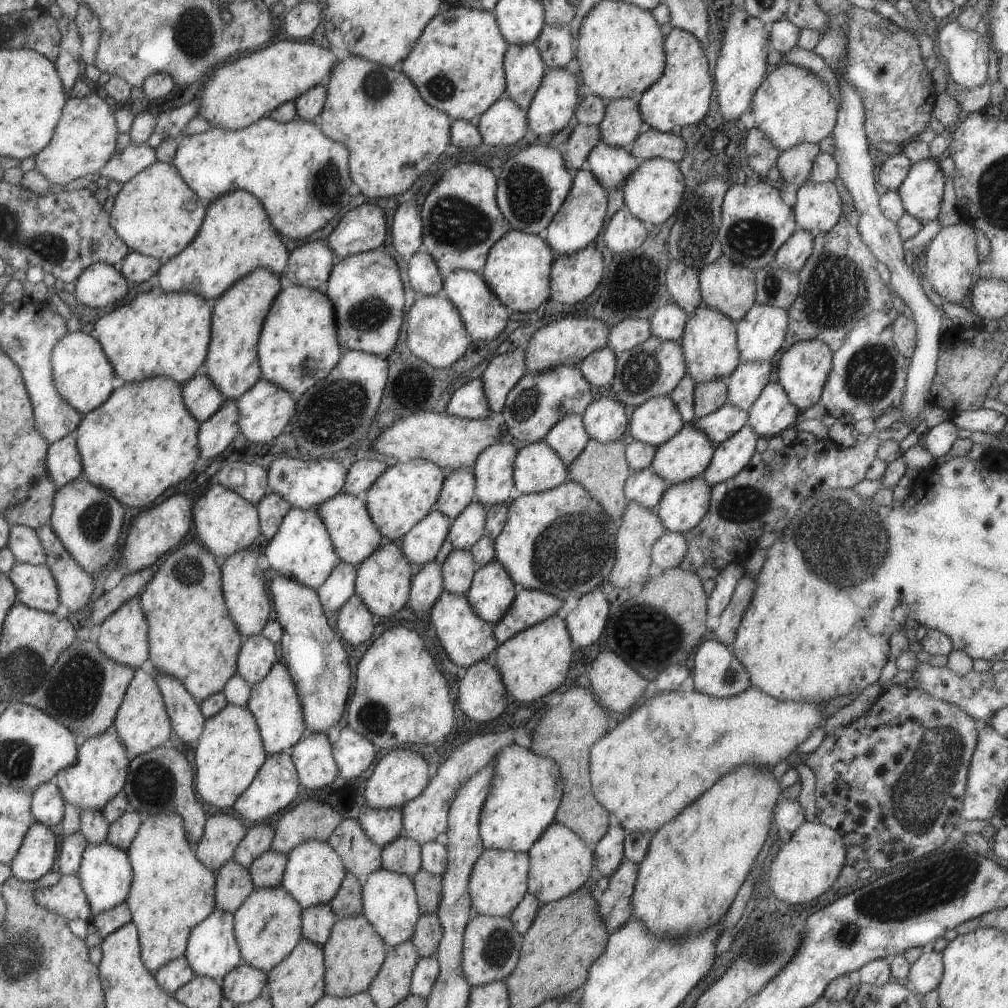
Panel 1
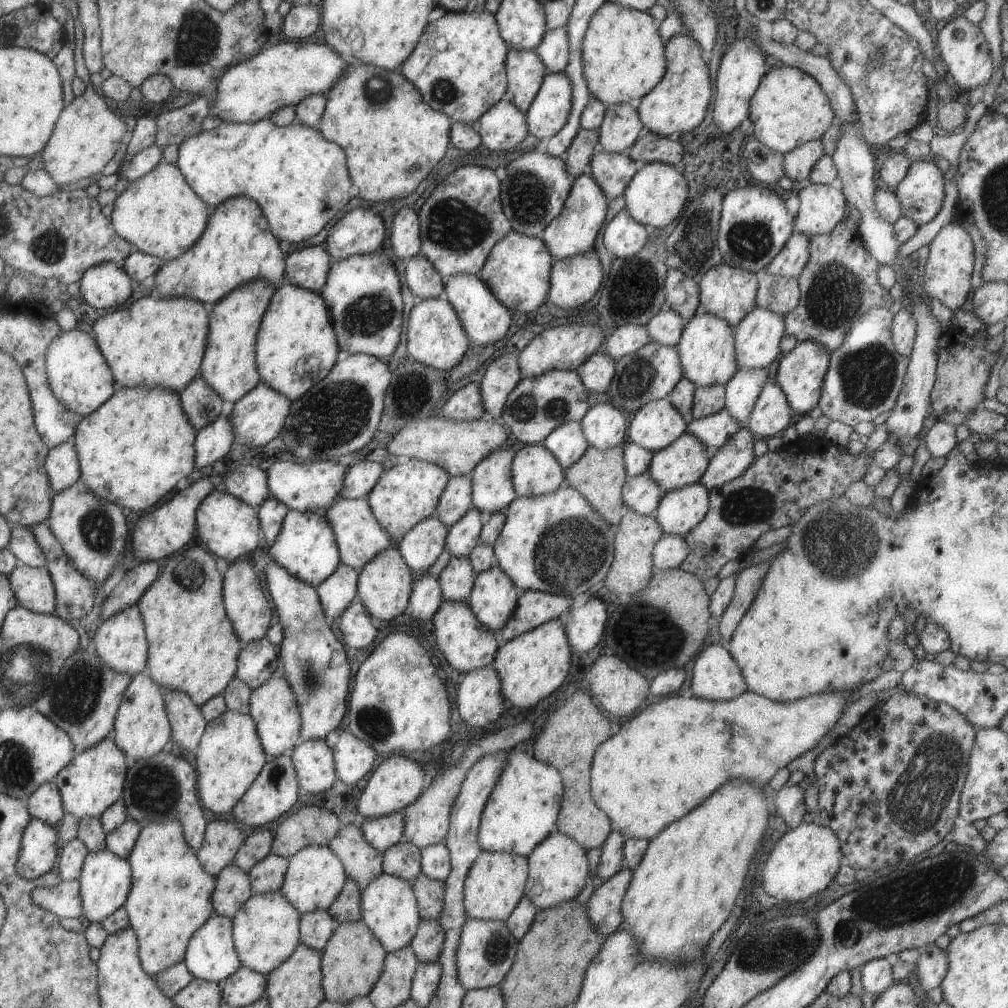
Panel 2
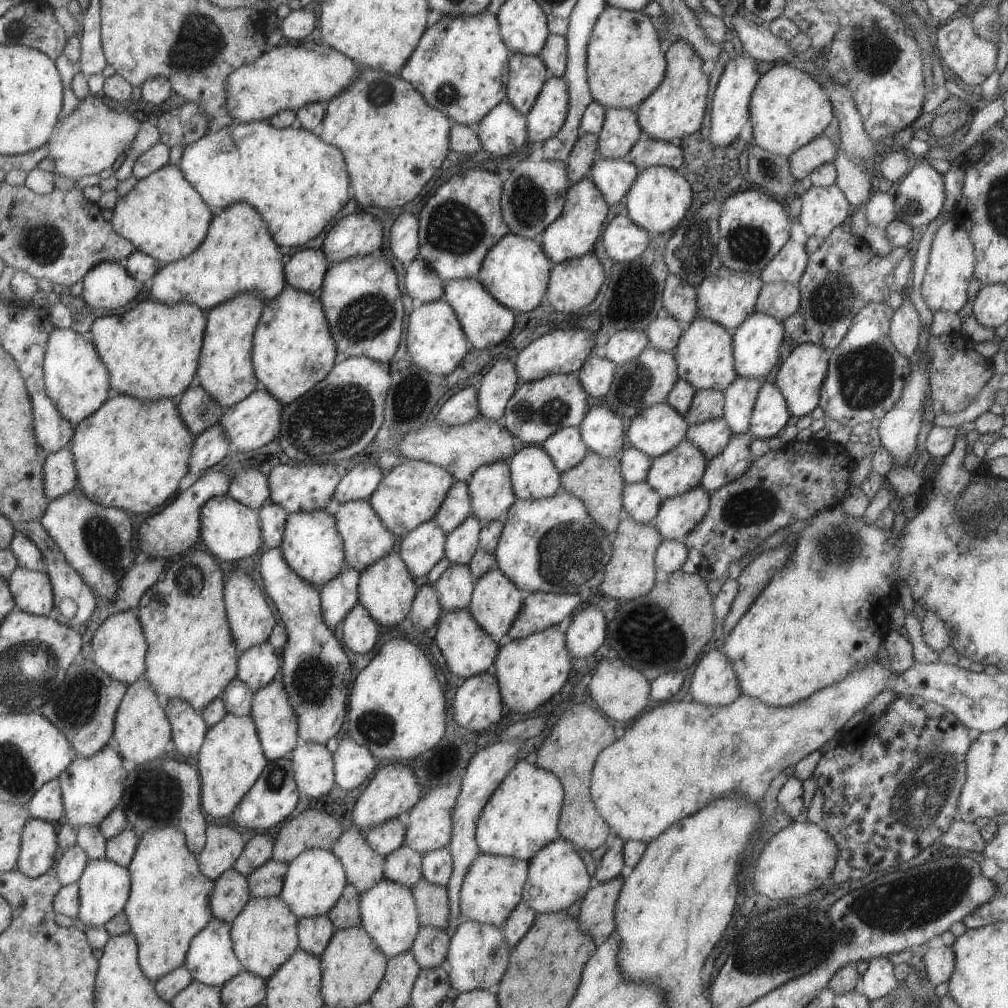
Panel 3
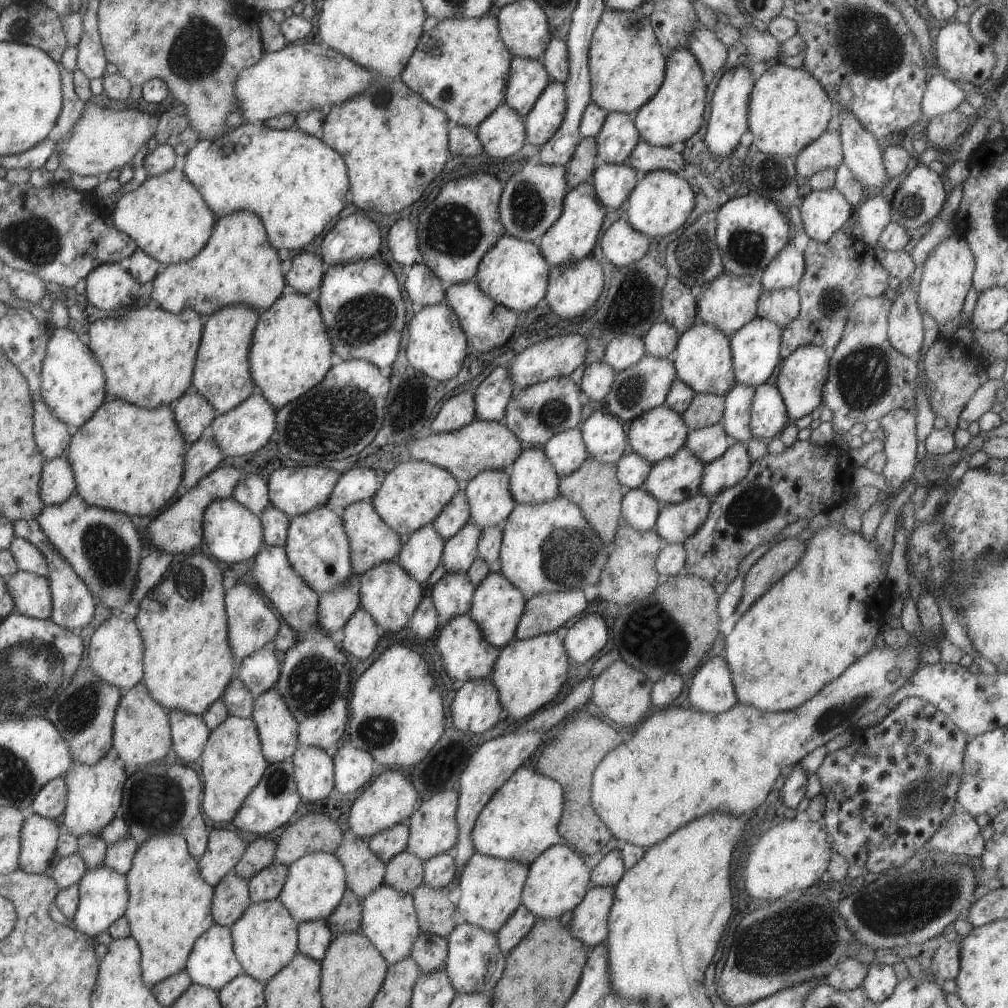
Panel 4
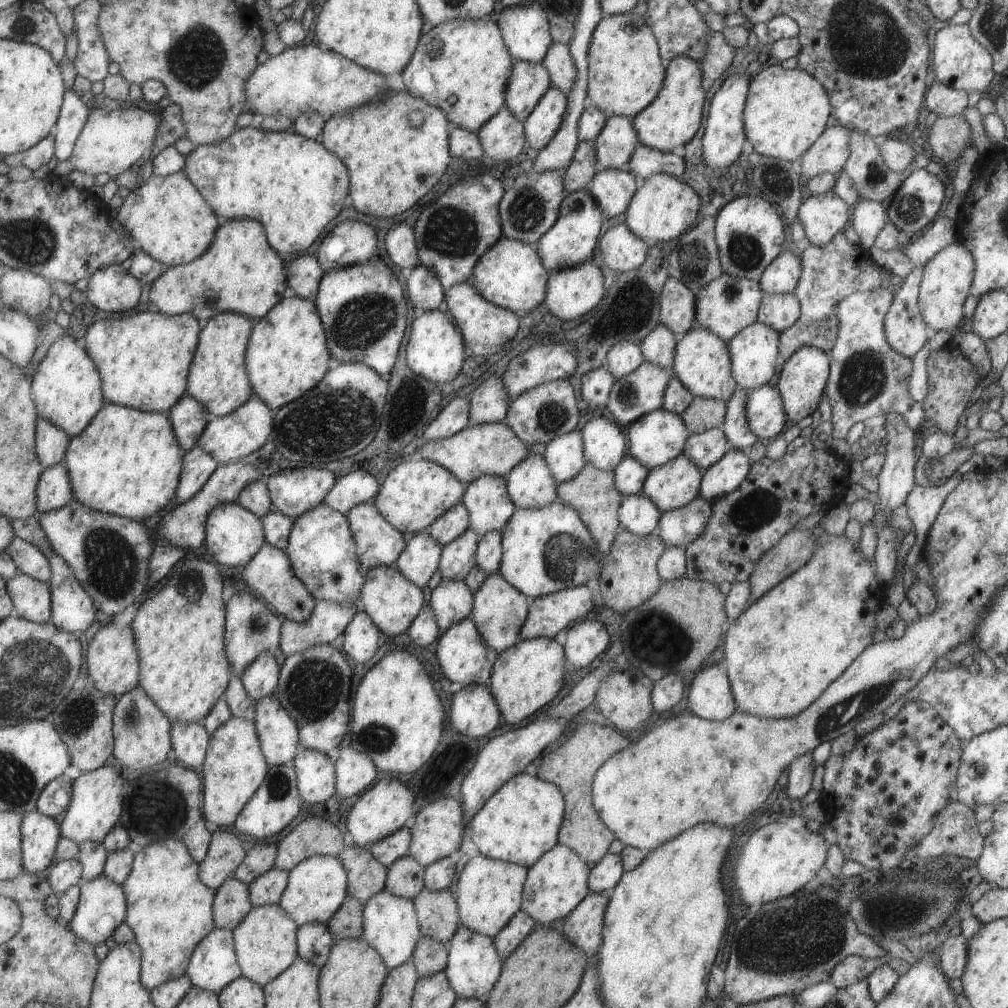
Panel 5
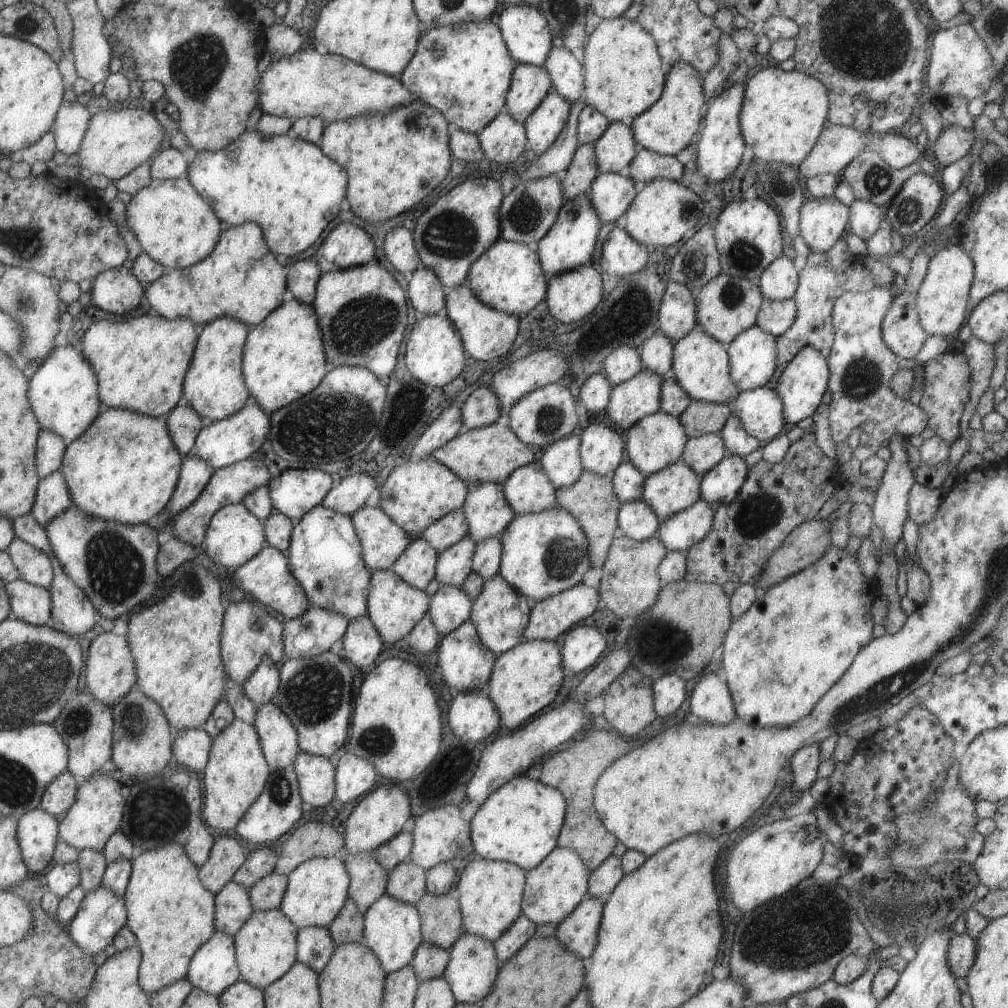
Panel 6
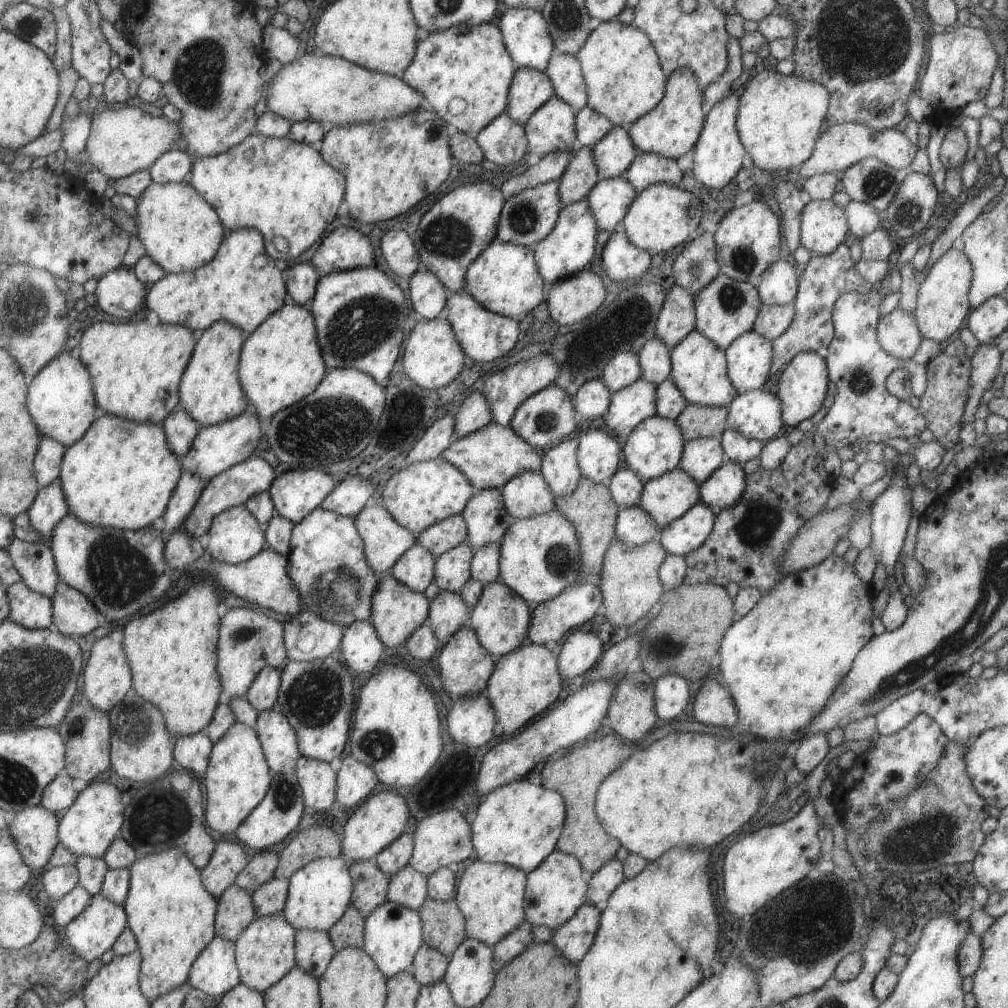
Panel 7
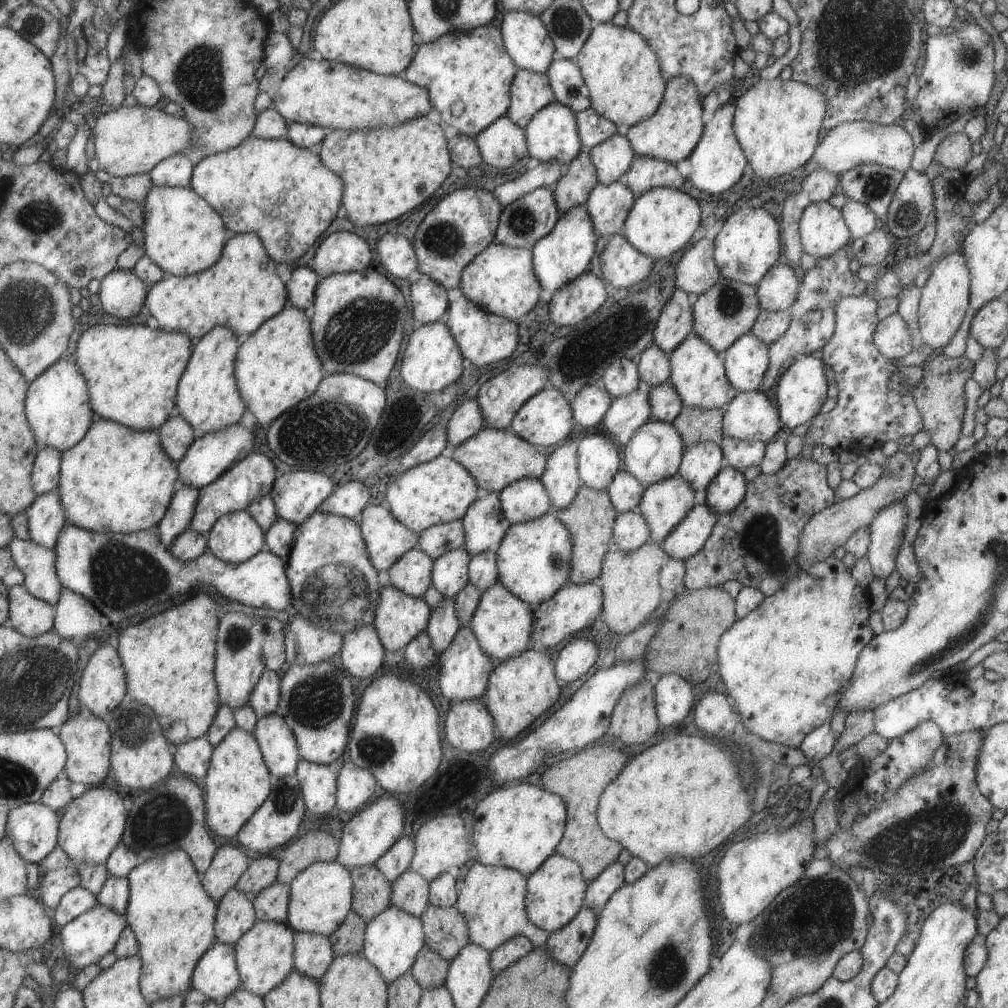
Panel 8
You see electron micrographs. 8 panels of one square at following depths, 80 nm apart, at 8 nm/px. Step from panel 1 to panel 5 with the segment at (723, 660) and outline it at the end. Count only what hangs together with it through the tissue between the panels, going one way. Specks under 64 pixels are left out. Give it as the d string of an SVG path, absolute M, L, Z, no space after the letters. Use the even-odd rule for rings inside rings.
M721 663L697 671L689 686L688 710L698 717L720 721L735 709L729 679Z

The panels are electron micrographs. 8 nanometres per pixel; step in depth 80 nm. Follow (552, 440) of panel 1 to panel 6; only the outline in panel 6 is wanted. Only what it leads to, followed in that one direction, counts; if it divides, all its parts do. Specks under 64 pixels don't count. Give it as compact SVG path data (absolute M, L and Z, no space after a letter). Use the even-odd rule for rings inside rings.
M571 433L549 444L540 457L540 465L556 490L573 484L584 469L579 447L580 436Z

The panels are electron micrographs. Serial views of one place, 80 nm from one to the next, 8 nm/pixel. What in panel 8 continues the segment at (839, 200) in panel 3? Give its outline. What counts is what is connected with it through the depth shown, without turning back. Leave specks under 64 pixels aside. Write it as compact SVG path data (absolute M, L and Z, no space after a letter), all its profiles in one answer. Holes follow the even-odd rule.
M829 201L809 203L798 220L802 250L821 258L833 254L839 247L848 248L850 232L840 209Z

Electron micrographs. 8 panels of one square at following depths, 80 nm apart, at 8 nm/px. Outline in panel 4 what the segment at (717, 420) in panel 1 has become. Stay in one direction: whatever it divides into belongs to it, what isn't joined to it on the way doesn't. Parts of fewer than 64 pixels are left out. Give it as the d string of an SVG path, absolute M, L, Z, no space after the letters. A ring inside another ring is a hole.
M721 422L700 429L688 429L687 447L703 464L721 456L732 443Z

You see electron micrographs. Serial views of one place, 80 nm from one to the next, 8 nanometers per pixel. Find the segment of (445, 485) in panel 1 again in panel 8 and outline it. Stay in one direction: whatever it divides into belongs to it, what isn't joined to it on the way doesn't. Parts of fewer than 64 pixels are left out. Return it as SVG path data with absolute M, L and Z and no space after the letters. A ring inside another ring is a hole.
M455 519L423 529L418 534L415 548L421 549L435 560L450 550L463 547L464 538L462 520Z

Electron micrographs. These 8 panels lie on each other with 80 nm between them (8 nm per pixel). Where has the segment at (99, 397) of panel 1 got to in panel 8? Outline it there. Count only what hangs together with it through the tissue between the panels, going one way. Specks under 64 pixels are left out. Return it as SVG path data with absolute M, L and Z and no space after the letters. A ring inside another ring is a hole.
M65 357L61 358L28 383L24 413L39 448L53 447L61 454L65 449L77 444L92 424L93 411L89 404L84 376L76 364Z

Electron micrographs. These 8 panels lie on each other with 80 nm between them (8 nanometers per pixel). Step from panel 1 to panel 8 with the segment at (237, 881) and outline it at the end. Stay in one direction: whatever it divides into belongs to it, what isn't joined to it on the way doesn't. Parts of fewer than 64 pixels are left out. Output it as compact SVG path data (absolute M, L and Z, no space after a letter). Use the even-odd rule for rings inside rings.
M234 887L217 903L214 923L216 941L235 945L256 922L252 902Z

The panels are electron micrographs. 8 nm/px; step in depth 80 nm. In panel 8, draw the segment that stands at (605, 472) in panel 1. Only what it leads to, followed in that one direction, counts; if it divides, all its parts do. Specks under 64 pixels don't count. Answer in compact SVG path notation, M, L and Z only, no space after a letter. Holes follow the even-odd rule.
M581 484L573 500L565 507L552 511L569 529L572 540L572 567L569 582L575 584L591 583L601 574L604 554L609 550L612 526L616 510L611 504L608 492L598 491Z

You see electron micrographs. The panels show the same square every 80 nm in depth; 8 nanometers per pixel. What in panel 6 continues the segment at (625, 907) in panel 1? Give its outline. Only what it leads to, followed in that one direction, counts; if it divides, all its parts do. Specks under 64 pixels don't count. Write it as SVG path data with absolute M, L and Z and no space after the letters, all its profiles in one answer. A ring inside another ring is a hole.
M586 896L557 924L555 936L569 952L581 958L592 955L598 941L603 901Z

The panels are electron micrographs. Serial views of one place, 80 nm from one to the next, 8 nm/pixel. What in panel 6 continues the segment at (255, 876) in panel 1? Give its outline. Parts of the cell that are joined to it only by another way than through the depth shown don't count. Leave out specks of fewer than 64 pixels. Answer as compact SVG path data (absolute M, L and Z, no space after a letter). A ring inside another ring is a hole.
M274 870L261 877L250 888L248 895L254 911L266 911L277 908L287 886L287 875L277 874Z

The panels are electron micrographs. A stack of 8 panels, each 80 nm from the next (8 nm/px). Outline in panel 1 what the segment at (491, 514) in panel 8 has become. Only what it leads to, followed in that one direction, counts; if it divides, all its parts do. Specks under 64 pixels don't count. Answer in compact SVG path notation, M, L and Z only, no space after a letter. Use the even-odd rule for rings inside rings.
M495 441L486 446L474 460L474 496L483 507L509 503L515 495L512 479L514 458L517 454L511 442Z

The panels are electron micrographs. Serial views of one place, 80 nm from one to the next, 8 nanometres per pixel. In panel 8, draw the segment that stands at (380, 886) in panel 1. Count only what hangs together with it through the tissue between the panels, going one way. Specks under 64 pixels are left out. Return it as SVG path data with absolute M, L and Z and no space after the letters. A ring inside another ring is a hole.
M389 905L389 908L385 908L381 914L373 916L366 922L361 954L388 985L402 974L410 972L413 961L423 945L424 932L420 917Z

